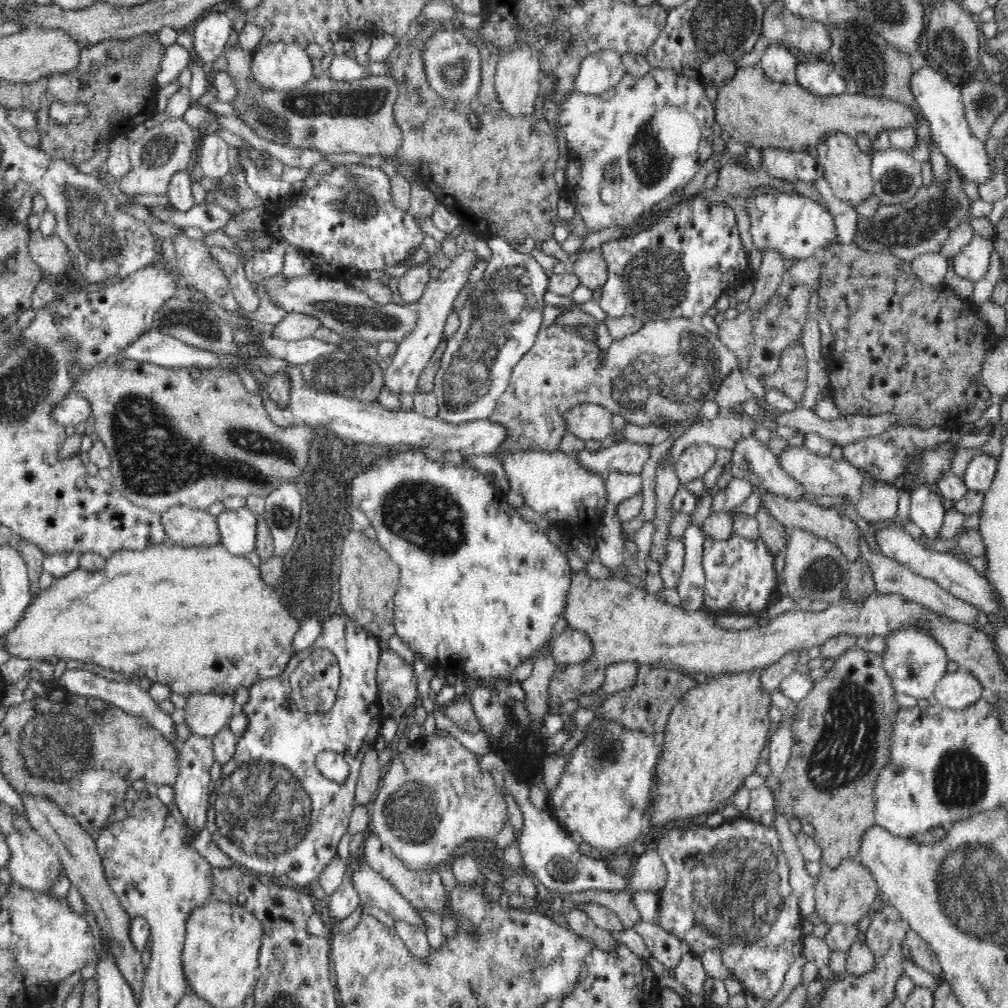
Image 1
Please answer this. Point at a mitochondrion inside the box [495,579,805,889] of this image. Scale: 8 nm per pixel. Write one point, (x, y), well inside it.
(607, 750)

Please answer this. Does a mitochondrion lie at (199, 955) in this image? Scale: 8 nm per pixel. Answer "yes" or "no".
no

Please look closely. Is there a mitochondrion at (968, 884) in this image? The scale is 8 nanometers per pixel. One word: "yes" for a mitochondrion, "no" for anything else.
yes

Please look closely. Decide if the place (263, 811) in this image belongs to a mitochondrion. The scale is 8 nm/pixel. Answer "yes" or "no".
yes

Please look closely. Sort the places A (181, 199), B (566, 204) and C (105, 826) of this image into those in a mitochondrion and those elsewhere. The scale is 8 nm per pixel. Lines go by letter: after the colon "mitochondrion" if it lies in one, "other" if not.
A: other
B: other
C: other

